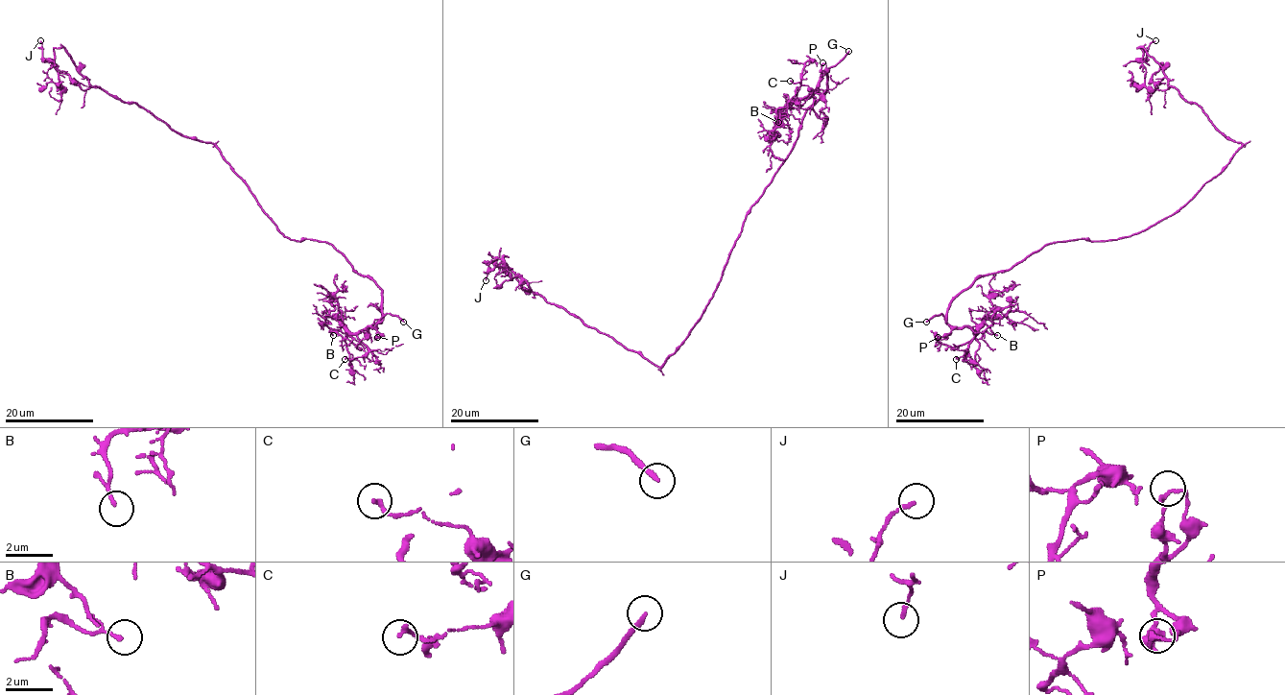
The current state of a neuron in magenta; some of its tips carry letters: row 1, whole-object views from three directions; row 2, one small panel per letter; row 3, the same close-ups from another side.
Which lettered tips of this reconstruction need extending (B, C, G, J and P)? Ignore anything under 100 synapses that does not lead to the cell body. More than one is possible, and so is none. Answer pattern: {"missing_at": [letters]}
{"missing_at": ["G"]}

